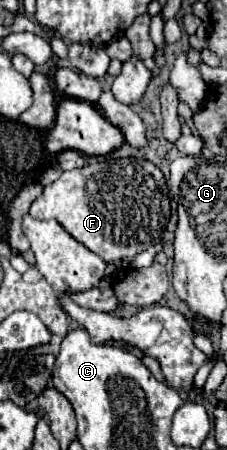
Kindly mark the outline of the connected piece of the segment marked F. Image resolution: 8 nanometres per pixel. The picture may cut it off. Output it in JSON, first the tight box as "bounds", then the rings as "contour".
{"bounds":[30,158,170,262],"contour":[[[88,158],[82,168],[64,172],[56,182],[44,186],[44,192],[30,206],[30,214],[40,220],[58,220],[72,238],[98,254],[104,262],[120,262],[126,256],[136,256],[162,240],[170,220],[170,198],[162,170],[146,158]]]}

